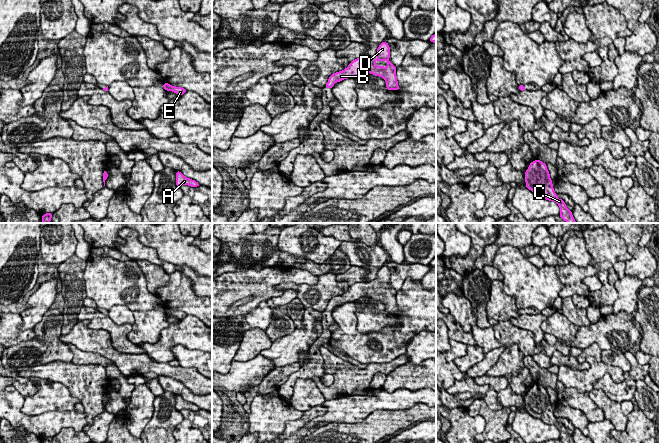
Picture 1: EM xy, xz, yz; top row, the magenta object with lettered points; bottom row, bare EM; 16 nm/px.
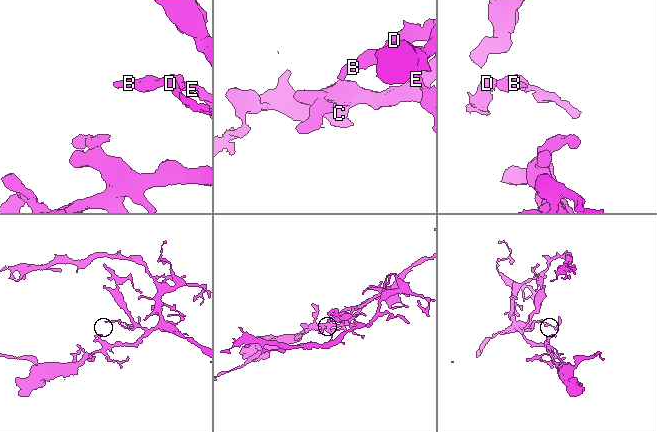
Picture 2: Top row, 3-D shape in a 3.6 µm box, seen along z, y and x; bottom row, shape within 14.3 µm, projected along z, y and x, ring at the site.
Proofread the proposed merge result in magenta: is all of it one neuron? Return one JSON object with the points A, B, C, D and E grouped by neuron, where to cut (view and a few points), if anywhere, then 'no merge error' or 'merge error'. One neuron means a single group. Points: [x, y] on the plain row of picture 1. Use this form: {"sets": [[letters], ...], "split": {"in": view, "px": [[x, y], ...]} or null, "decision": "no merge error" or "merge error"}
{"sets": [["A", "B", "C", "D", "E"]], "split": null, "decision": "no merge error"}

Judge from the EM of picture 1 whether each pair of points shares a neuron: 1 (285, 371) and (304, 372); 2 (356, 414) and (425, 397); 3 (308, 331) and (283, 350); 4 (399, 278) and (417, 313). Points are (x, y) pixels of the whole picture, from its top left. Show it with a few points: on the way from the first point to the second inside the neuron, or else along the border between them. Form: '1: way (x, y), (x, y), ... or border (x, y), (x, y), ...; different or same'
1: border (301, 366), (277, 389); different
2: way (373, 401), (395, 401), (408, 398); same
3: way (302, 337), (289, 346); same
4: border (420, 280), (413, 281), (408, 277), (396, 291); different

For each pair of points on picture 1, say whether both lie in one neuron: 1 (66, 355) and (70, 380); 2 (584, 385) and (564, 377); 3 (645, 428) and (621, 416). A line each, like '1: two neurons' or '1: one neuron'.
1: two neurons
2: one neuron
3: two neurons

